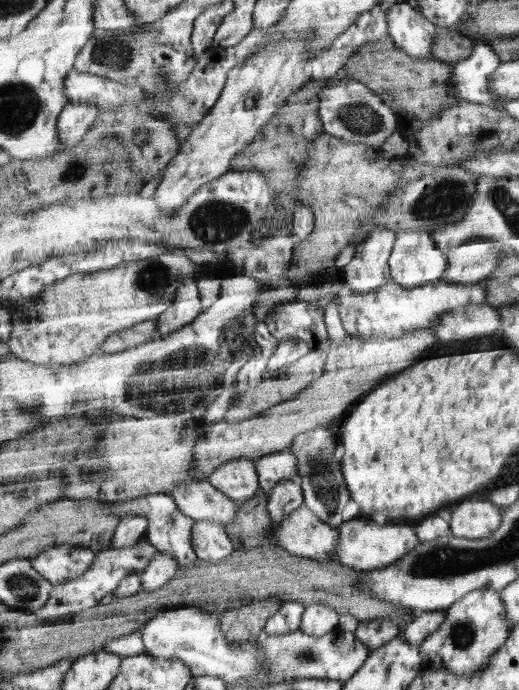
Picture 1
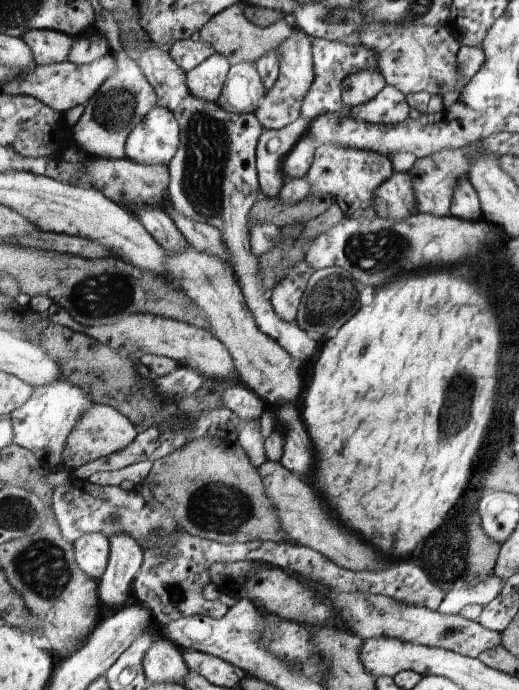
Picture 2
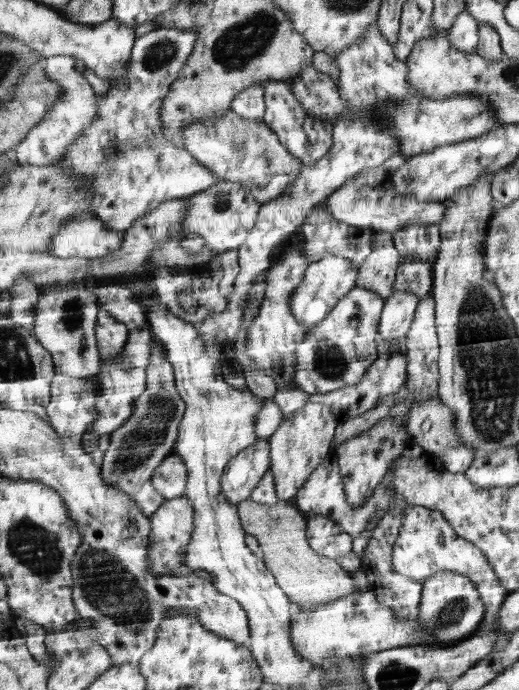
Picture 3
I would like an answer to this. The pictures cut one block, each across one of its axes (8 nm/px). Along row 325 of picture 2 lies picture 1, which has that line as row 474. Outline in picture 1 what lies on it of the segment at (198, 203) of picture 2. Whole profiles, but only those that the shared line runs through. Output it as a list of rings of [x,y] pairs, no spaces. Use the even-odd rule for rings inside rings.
[[[290,451],[267,454],[255,460],[257,466],[260,489],[271,494],[274,487],[283,480],[293,480],[302,485],[297,457]]]

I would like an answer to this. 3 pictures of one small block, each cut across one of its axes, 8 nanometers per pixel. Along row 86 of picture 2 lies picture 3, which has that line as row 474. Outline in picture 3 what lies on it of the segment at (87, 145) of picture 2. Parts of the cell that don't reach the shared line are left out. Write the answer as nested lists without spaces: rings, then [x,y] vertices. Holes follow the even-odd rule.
[[[153,337],[153,353],[147,366],[147,390],[136,398],[131,418],[106,439],[102,458],[102,475],[115,489],[126,492],[147,516],[155,514],[167,502],[154,488],[153,479],[159,465],[175,454],[180,422],[186,413],[186,402],[178,391],[174,366],[168,359],[165,346]]]

